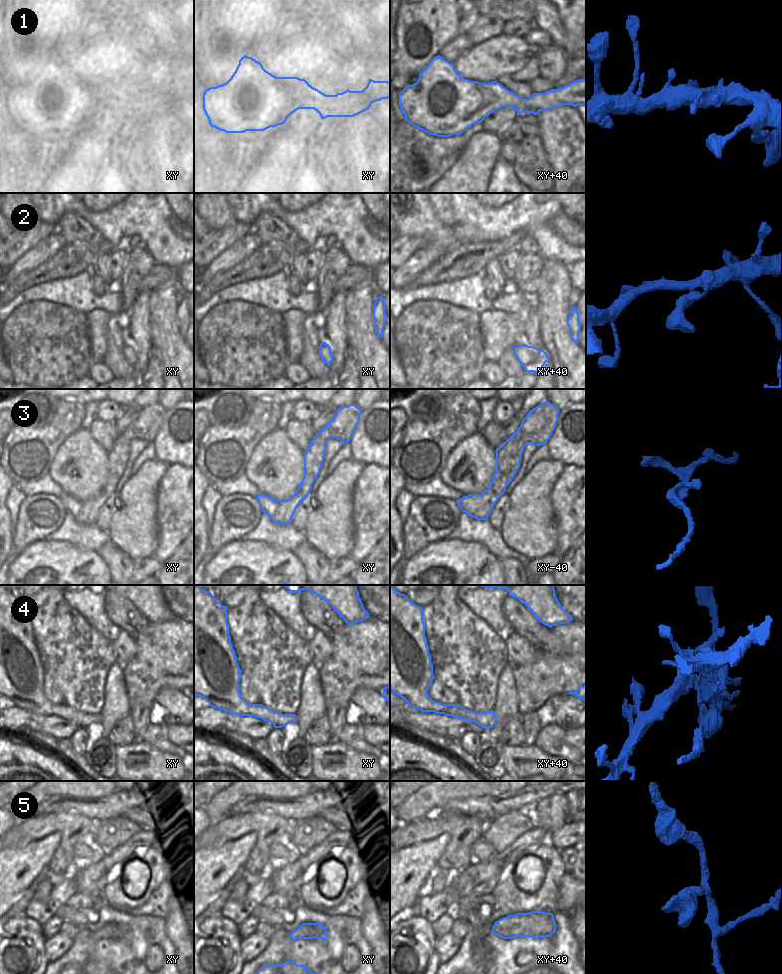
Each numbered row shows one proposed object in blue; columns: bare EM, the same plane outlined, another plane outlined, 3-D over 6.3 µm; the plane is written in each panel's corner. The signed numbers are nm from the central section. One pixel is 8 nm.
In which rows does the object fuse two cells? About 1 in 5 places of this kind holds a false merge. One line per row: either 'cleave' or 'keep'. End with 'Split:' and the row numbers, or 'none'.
1: keep
2: keep
3: keep
4: cleave
5: keep
Split: 4

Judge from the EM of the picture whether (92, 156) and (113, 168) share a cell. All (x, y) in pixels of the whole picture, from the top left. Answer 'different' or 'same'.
different

